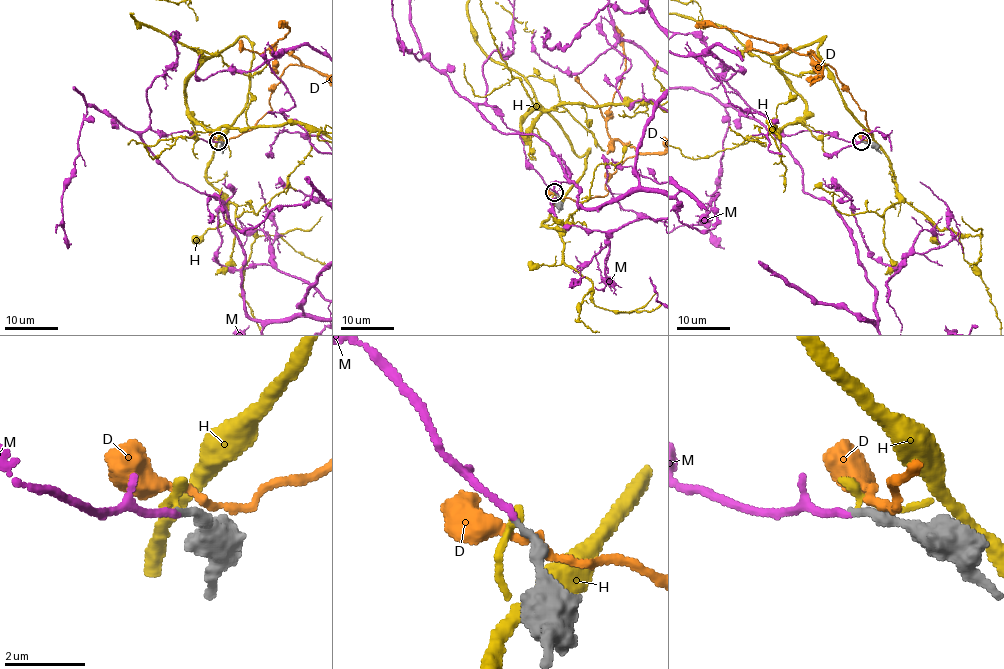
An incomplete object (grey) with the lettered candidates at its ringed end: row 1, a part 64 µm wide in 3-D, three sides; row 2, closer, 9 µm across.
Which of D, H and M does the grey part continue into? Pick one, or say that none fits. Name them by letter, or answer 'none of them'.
M

